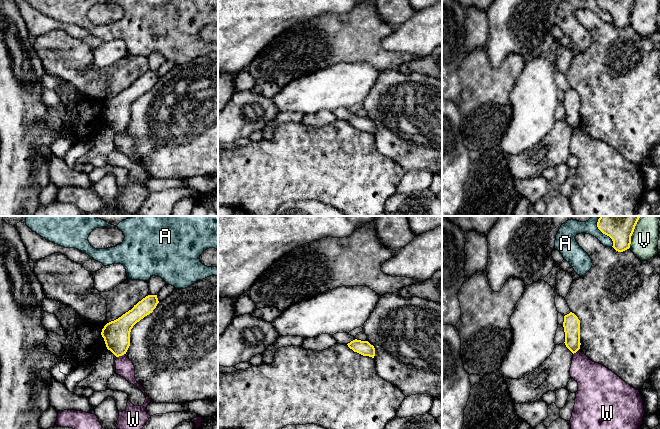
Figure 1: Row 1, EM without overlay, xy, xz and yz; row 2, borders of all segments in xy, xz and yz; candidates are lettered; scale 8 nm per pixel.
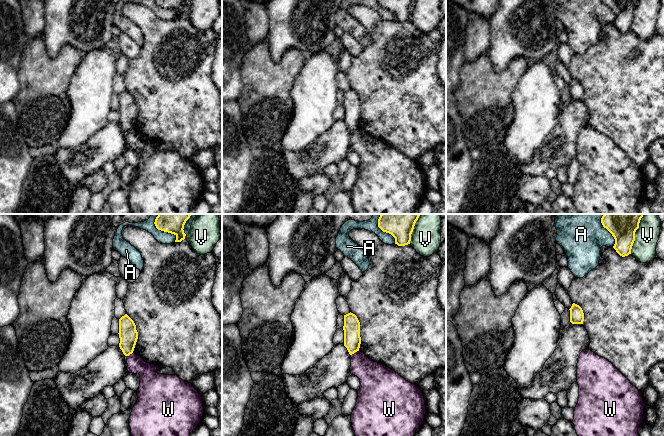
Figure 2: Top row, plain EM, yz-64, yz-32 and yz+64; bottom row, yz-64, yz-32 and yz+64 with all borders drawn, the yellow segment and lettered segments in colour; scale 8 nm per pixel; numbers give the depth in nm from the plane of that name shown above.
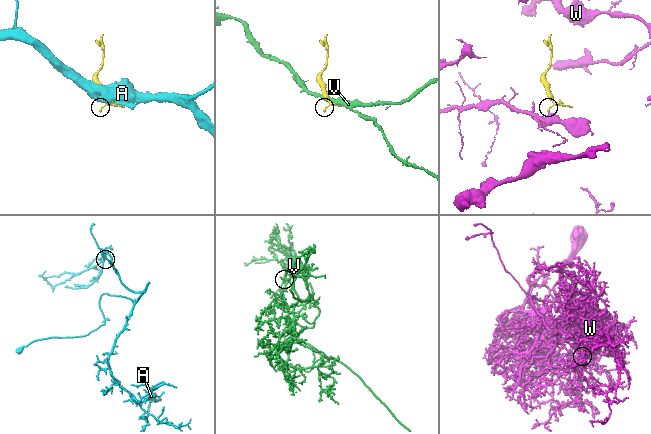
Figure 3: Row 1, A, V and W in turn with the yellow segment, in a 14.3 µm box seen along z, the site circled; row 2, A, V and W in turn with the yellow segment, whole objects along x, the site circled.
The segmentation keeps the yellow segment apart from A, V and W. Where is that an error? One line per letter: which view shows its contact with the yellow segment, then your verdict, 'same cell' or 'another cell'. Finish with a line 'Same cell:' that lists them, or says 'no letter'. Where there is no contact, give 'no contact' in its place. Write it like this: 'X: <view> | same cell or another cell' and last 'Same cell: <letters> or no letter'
A: yz | another cell
V: yz | another cell
W: xy | another cell
Same cell: no letter

